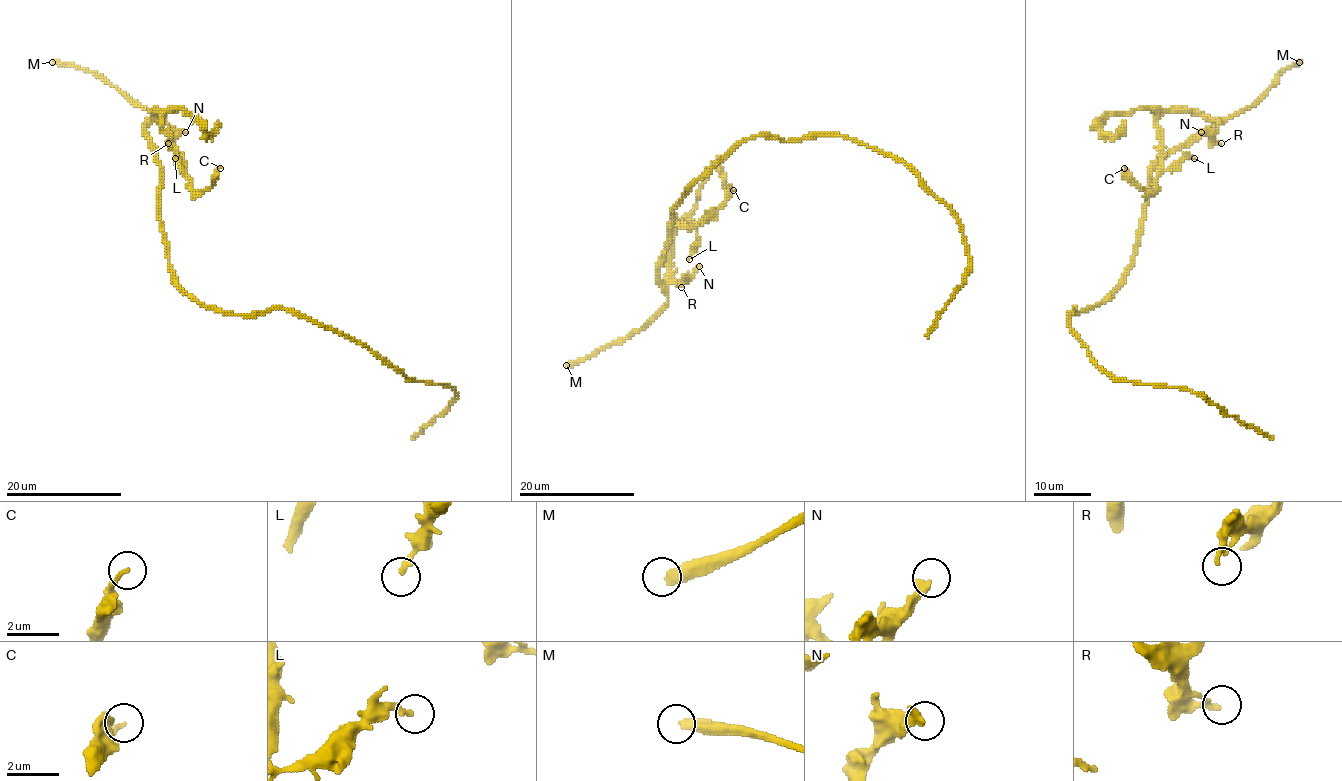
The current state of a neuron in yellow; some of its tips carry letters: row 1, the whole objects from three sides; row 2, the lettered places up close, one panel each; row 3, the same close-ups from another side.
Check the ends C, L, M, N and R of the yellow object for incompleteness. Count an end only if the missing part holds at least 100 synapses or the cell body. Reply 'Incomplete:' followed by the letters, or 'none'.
Incomplete: M

